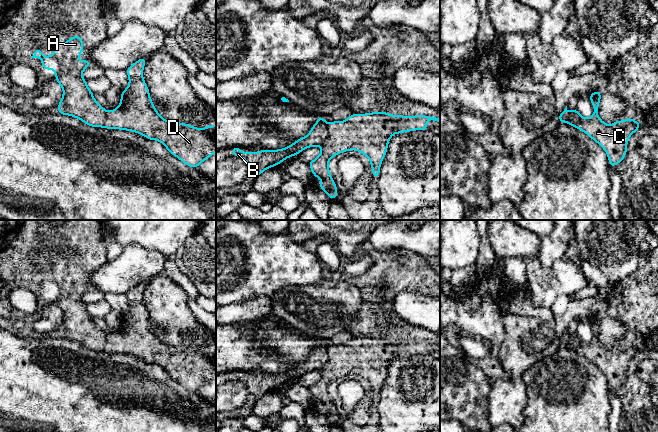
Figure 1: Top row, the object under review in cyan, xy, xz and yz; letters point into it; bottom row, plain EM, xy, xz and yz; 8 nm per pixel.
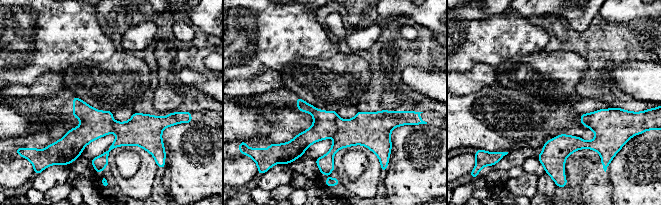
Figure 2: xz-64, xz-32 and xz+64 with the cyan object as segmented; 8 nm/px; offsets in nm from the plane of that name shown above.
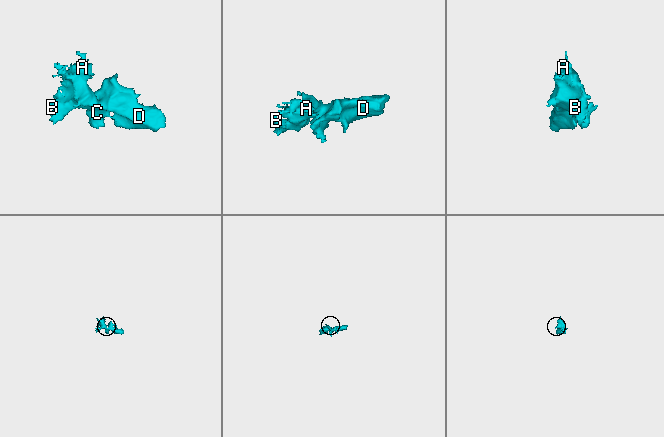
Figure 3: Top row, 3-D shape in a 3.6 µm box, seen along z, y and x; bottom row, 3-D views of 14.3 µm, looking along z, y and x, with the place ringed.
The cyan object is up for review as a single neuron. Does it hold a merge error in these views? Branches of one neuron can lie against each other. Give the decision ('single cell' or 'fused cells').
fused cells

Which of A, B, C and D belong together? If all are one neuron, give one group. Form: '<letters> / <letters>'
A B / C D

